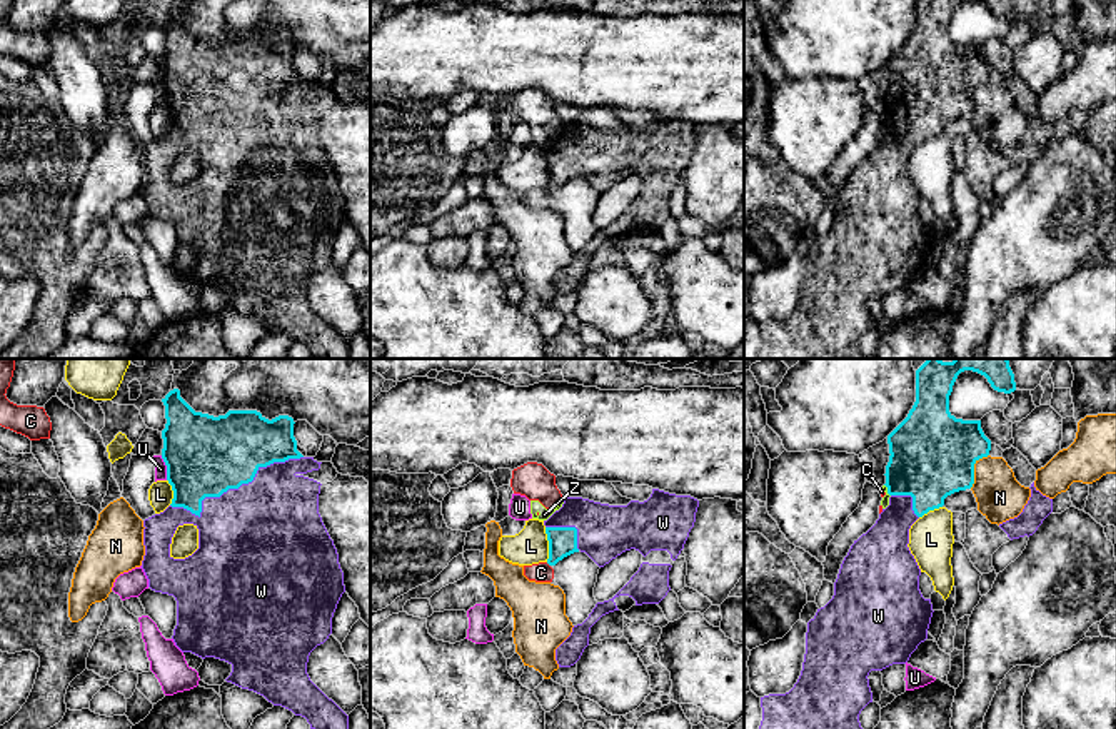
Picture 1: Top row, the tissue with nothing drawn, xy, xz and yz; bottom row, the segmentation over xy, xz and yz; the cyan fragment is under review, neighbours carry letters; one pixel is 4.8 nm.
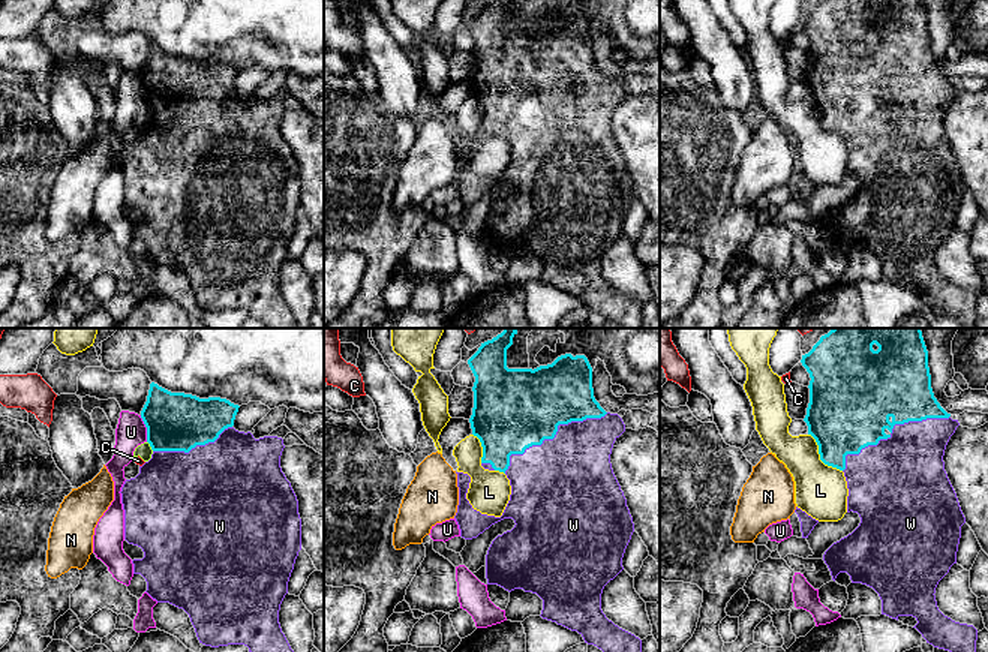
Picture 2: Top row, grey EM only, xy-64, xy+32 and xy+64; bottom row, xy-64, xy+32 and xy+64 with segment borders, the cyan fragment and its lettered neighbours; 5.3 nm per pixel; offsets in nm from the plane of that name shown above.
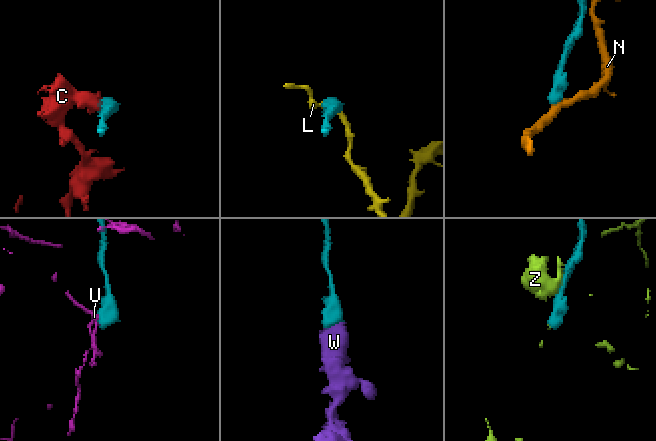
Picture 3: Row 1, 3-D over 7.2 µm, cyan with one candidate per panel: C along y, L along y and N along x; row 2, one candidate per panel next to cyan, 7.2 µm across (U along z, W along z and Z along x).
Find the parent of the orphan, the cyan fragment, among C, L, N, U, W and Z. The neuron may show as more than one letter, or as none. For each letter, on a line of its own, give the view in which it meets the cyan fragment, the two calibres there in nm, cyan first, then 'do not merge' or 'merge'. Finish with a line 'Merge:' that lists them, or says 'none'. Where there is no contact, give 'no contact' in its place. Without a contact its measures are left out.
C: no contact | do not merge
L: xz | 140/170 nm | do not merge
N: yz | 420/220 nm | do not merge
U: xy | 400/60 nm | do not merge
W: xy | 400/480 nm | merge
Z: yz | 380/50 nm | do not merge
Merge: W

